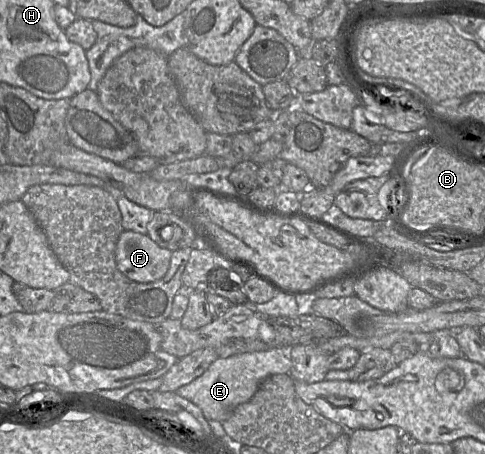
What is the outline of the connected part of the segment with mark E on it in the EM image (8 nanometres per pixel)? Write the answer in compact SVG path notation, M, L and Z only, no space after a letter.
M280 346L264 351L218 358L201 376L178 388L175 392L197 405L207 420L223 422L230 417L238 405L248 402L254 396L263 380L275 374L288 374L291 365L287 349Z

